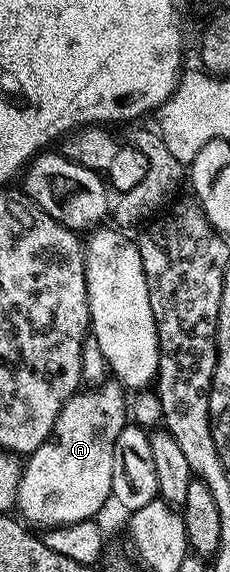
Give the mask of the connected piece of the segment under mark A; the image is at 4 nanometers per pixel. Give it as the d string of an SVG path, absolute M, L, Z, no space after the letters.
M118 382L76 392L57 414L53 438L26 457L19 479L17 512L32 529L50 530L89 520L98 517L107 500L109 504L113 446L117 434L129 424L129 400L123 395L125 389Z

